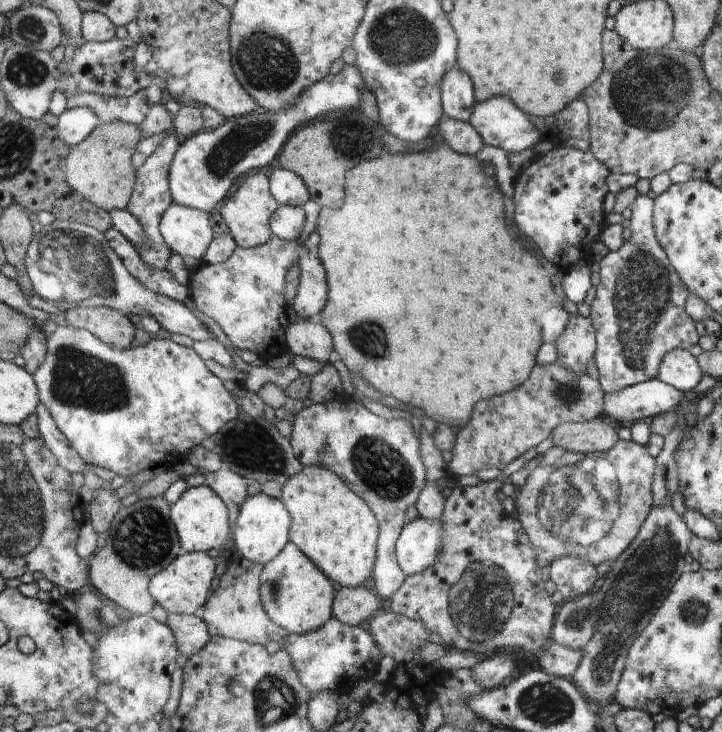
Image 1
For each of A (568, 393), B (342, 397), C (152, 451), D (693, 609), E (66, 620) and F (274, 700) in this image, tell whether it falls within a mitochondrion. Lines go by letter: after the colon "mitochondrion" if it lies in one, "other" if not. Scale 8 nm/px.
A: mitochondrion
B: other
C: other
D: mitochondrion
E: other
F: mitochondrion

